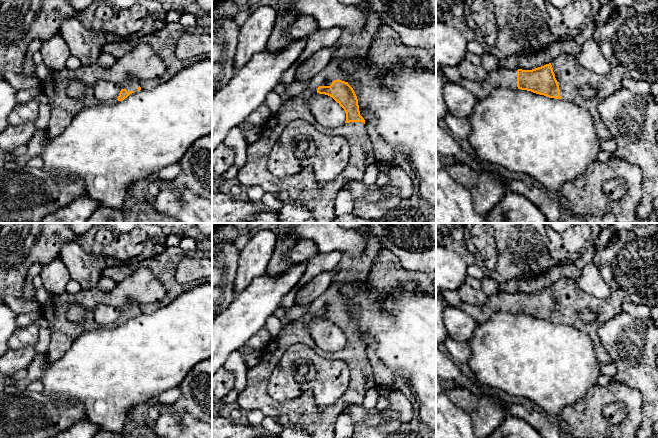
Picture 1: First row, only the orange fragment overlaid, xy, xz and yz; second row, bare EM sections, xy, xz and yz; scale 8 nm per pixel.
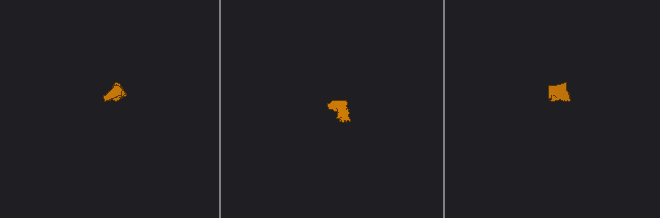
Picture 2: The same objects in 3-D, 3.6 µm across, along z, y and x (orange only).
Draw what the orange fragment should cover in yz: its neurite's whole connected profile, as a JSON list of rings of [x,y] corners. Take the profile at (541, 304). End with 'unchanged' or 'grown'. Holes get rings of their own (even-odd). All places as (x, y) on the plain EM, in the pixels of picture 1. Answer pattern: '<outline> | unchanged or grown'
[[[641,223],[633,230],[615,232],[609,243],[596,250],[593,257],[603,279],[610,287],[610,295],[606,299],[598,299],[581,290],[575,279],[560,278],[549,288],[532,293],[508,293],[498,291],[489,296],[483,305],[462,303],[460,309],[468,313],[477,324],[486,322],[496,312],[511,314],[527,314],[549,322],[564,323],[585,332],[592,340],[598,361],[604,365],[611,362],[610,356],[600,342],[598,329],[622,312],[624,302],[636,305],[658,306],[658,223]],[[581,309],[589,309],[599,314],[599,319],[593,323],[585,323],[579,316]]] | grown

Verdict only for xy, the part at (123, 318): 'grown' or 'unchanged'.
grown

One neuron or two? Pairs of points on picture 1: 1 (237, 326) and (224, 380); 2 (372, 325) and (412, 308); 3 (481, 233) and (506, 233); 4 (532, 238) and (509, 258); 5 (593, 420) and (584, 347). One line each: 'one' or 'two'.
1: two
2: one
3: two
4: one
5: two

